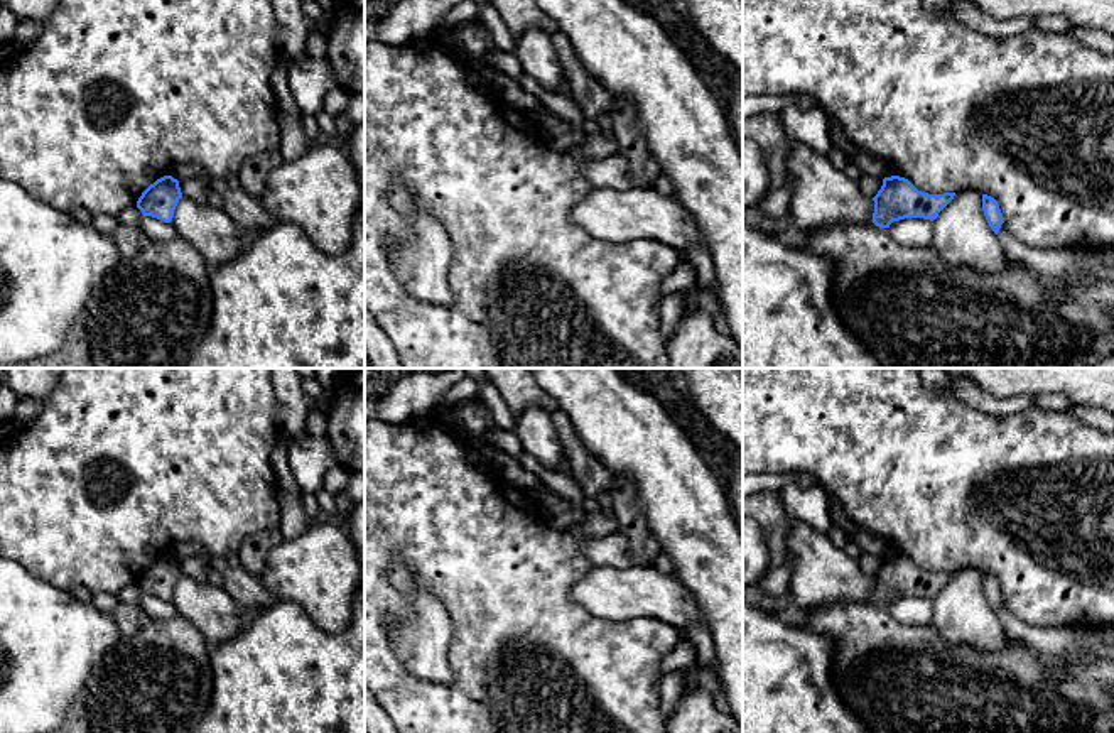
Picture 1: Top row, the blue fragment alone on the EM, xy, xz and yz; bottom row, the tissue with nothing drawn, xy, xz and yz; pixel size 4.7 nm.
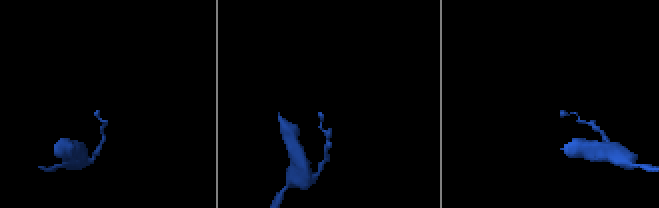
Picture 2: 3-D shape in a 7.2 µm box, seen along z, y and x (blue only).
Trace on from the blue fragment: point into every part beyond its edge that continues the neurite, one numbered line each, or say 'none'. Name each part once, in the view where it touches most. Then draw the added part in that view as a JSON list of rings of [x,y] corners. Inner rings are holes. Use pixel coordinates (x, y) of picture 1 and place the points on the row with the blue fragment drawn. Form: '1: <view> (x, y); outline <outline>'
none

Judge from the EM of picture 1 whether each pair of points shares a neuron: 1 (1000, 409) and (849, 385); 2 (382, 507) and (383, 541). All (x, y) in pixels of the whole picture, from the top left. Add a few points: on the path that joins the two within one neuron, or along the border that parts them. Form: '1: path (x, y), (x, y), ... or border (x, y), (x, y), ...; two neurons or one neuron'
1: border (949, 387), (964, 402), (989, 416), (1006, 414); two neurons
2: path (382, 515), (382, 532); one neuron

